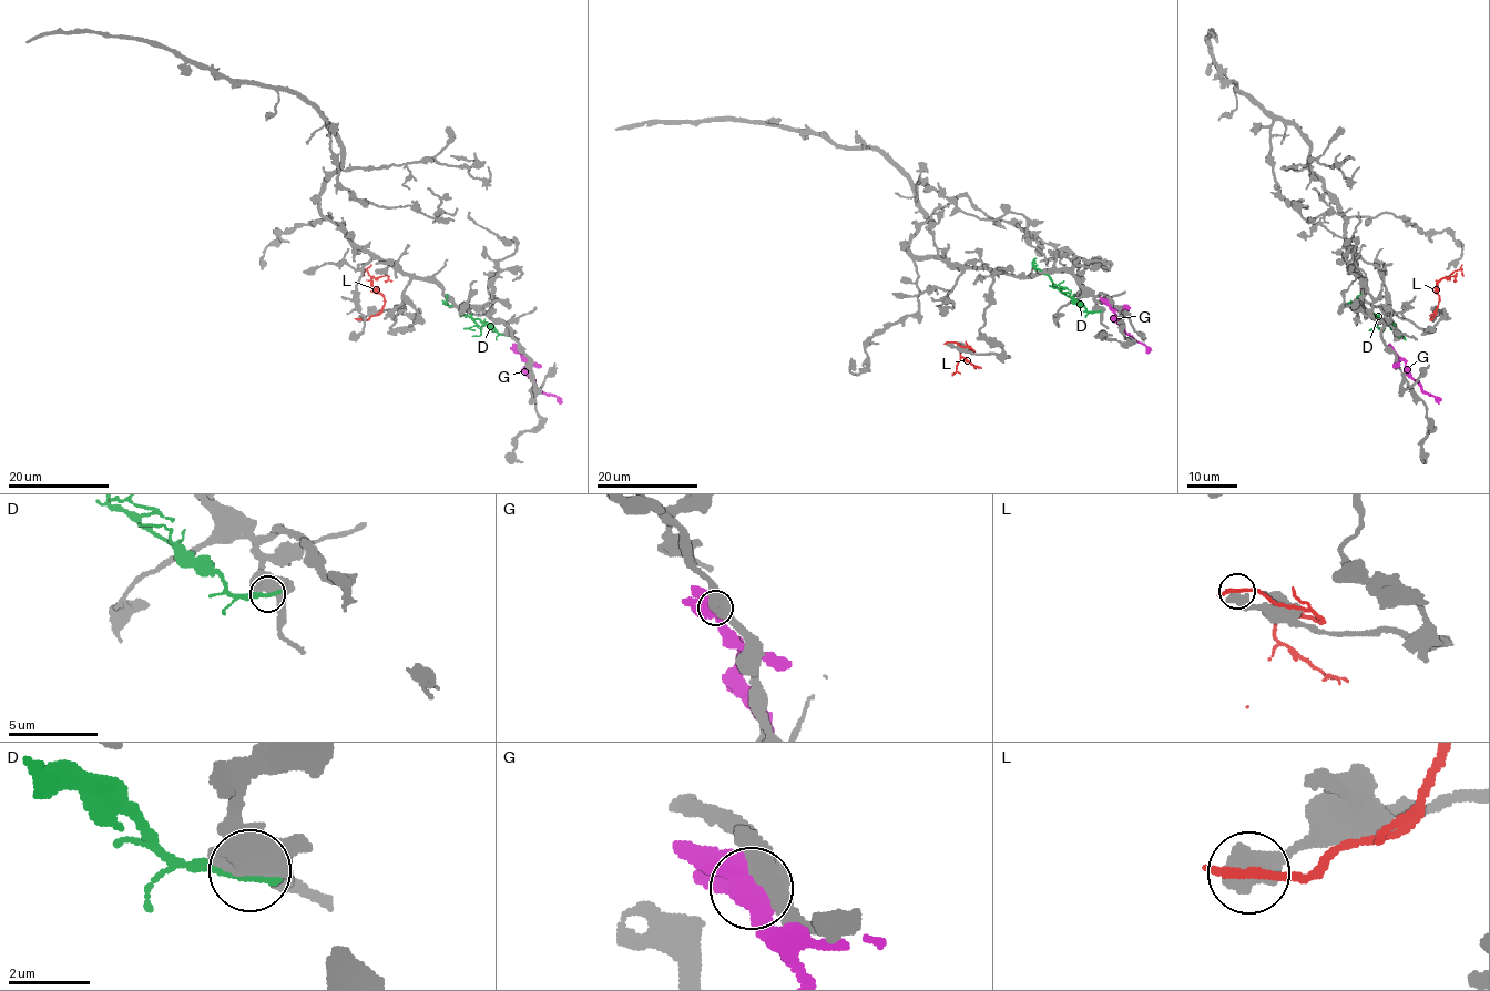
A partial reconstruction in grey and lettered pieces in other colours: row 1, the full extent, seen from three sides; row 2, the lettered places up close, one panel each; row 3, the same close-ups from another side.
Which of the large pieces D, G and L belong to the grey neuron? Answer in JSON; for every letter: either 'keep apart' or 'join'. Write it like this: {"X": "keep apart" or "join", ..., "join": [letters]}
{"D": "keep apart", "G": "keep apart", "L": "keep apart", "join": []}

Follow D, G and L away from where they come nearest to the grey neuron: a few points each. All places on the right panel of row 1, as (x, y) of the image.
D: (1400, 335), (1363, 307), (1346, 304)
G: (1391, 349), (1404, 360), (1405, 369), (1424, 391), (1439, 404)
L: (1430, 319), (1439, 302), (1438, 285), (1441, 279), (1456, 275), (1456, 282)

